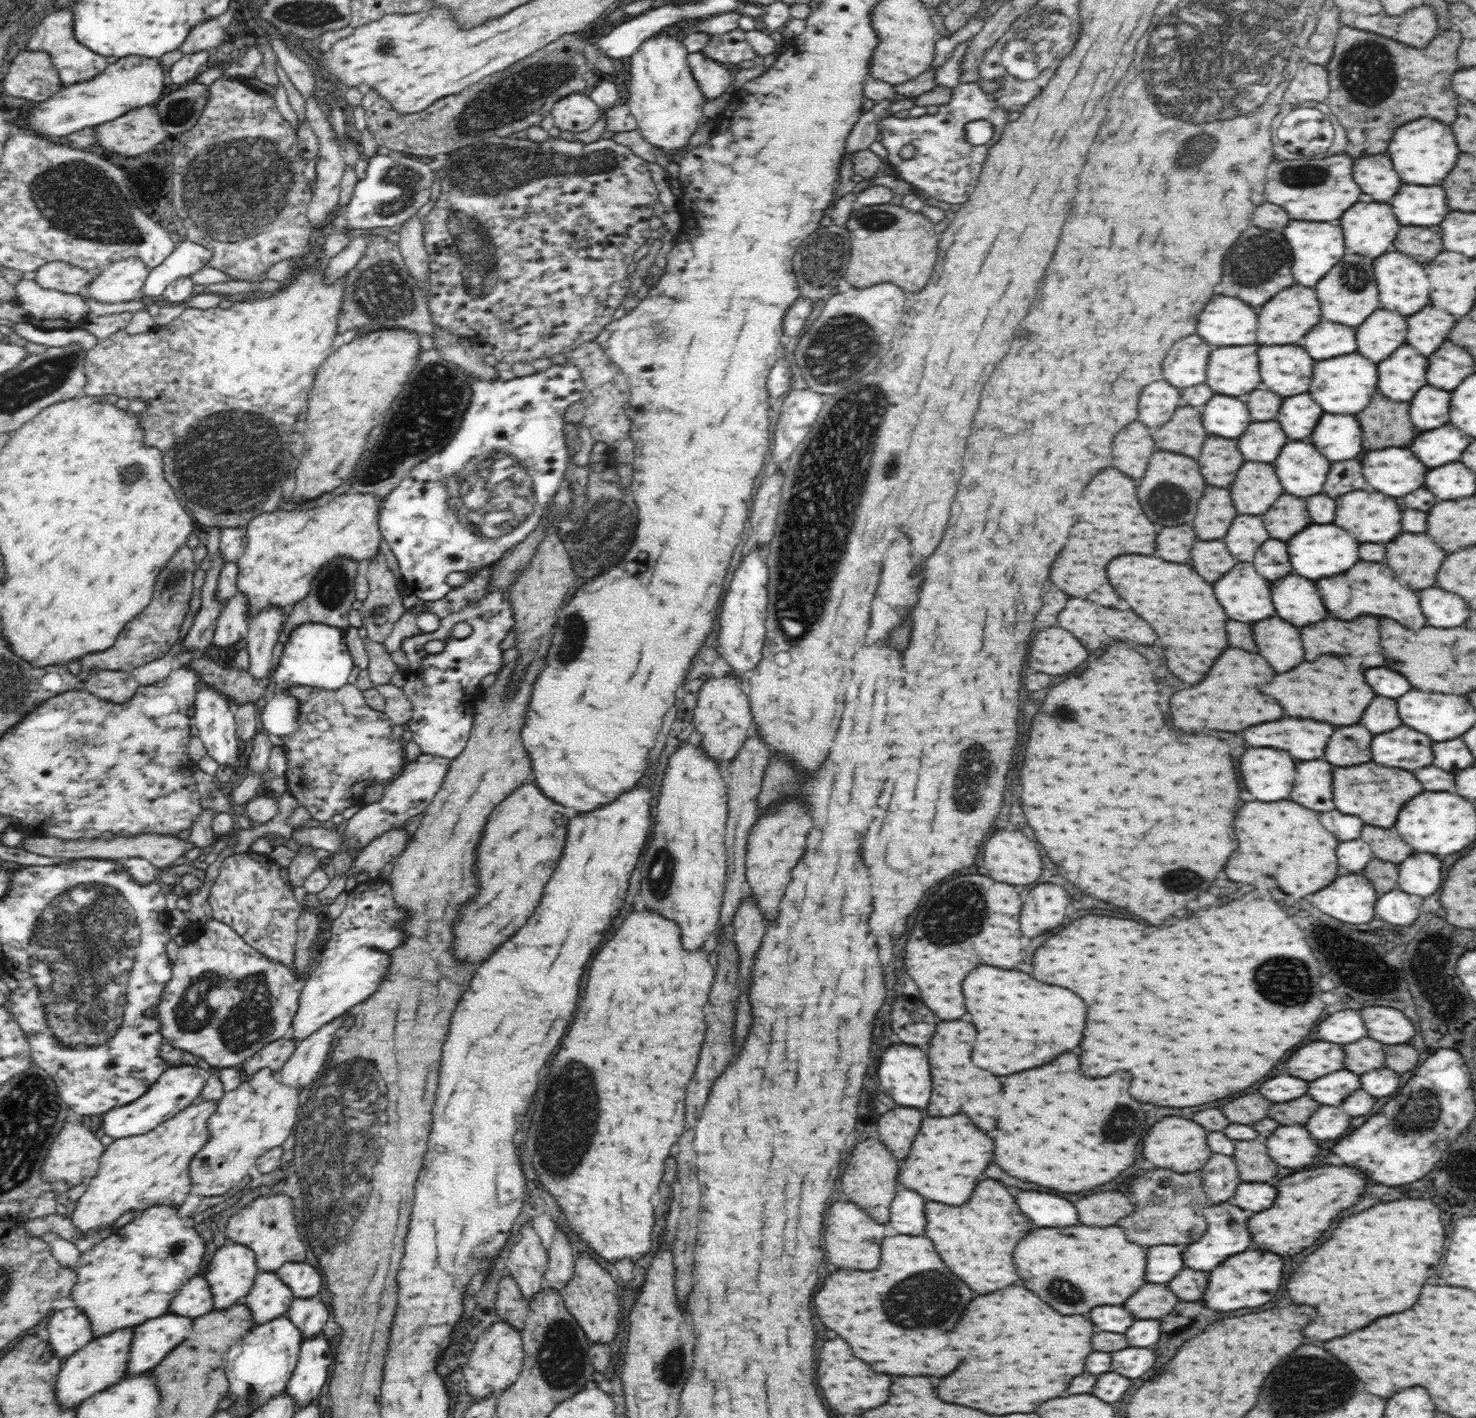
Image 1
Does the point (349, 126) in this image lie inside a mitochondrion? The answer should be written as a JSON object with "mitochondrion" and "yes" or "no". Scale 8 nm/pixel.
{"mitochondrion":"no"}

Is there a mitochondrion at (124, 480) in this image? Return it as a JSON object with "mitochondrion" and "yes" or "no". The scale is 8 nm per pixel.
{"mitochondrion":"yes"}

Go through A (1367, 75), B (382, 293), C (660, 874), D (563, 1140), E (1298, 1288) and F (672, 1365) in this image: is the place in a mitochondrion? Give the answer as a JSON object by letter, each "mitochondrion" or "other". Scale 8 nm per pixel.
{"A":"mitochondrion","B":"mitochondrion","C":"mitochondrion","D":"mitochondrion","E":"other","F":"mitochondrion"}

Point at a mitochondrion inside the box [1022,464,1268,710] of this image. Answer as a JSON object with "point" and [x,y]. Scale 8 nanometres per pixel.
{"point":[1169,503]}

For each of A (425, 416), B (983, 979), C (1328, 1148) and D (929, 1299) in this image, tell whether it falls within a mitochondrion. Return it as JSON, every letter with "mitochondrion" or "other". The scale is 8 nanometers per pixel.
{"A":"mitochondrion","B":"other","C":"other","D":"mitochondrion"}

